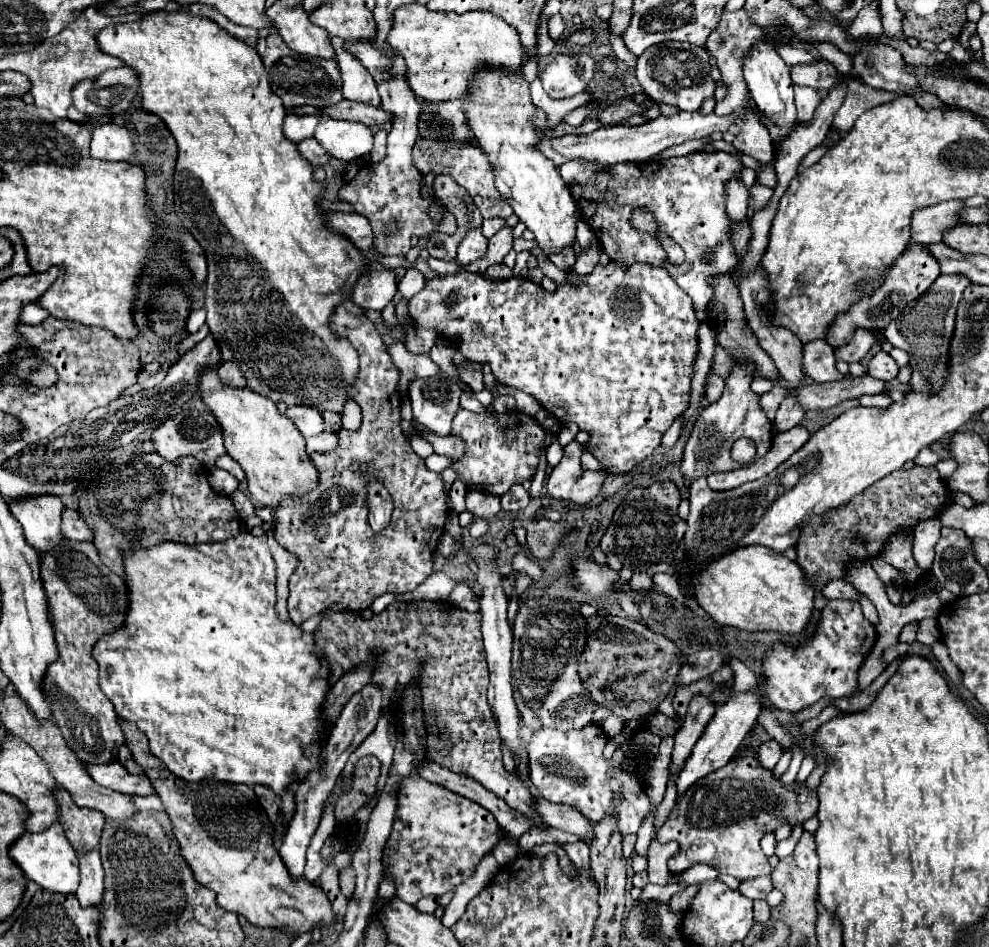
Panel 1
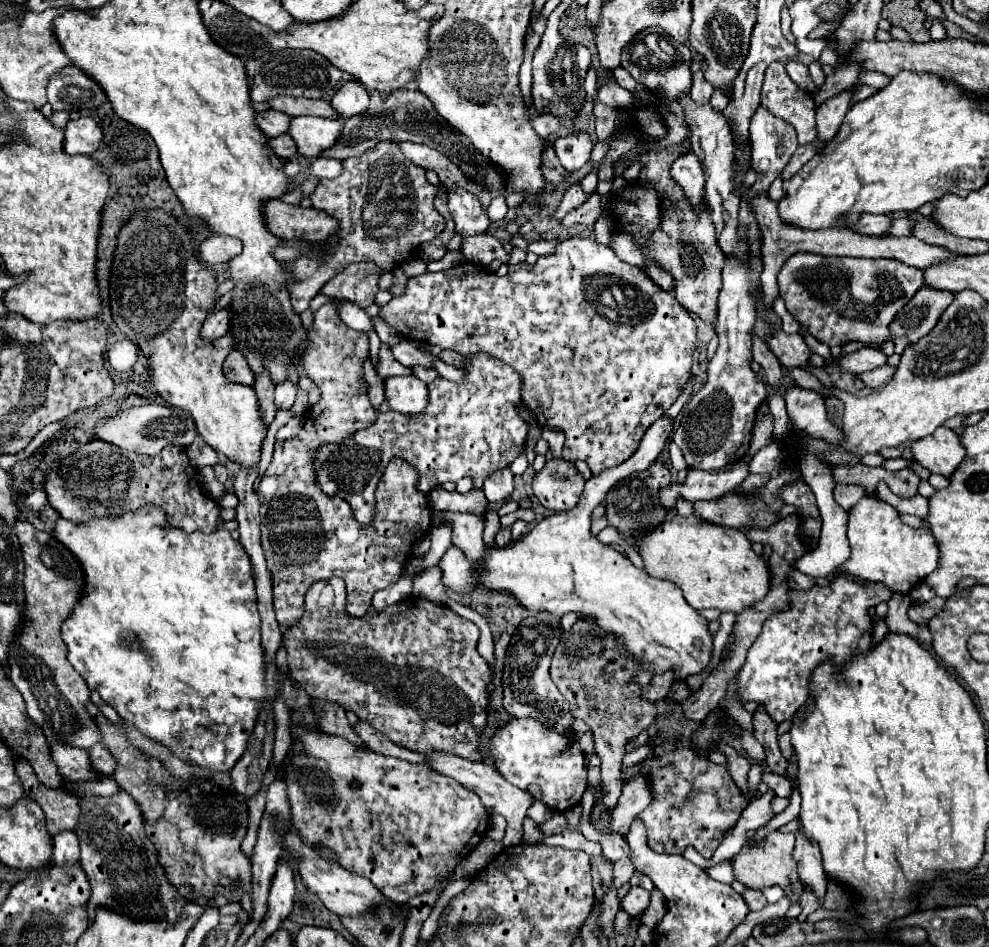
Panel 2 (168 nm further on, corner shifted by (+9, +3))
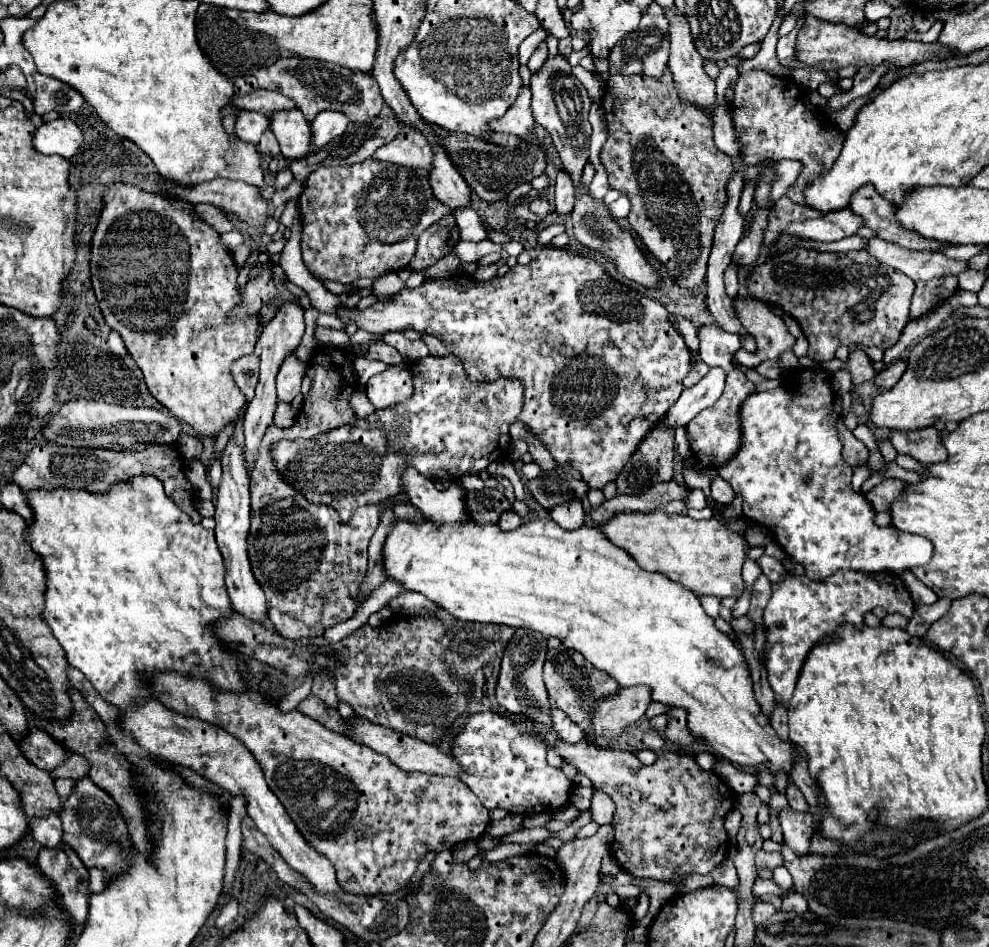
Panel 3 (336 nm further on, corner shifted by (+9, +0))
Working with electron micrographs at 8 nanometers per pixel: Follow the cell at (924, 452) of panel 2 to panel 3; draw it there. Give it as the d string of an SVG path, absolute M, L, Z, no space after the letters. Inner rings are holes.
M926 427L924 431L908 431L908 433L890 433L892 445L898 455L910 455L920 463L944 463L948 459L948 451L944 449L942 437L936 427Z

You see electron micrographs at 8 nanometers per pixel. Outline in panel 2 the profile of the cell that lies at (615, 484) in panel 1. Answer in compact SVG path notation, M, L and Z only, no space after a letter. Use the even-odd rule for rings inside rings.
M668 416L658 418L646 430L646 436L644 436L640 448L624 464L620 464L616 468L608 468L602 474L592 476L586 482L584 494L582 494L576 508L572 508L568 512L546 516L524 538L516 540L514 544L508 544L504 548L490 546L490 548L484 550L482 560L468 560L468 558L464 558L464 552L460 552L460 548L450 546L438 562L438 568L442 570L442 584L446 588L450 588L452 592L458 592L458 594L470 594L476 588L484 588L484 590L490 590L490 592L500 590L500 592L514 596L518 600L518 604L526 610L546 610L546 612L550 612L552 616L558 616L558 618L562 618L568 612L574 612L582 618L592 618L592 622L596 626L600 626L604 632L608 632L616 638L616 650L622 656L636 660L650 674L664 674L664 672L672 670L674 682L686 680L688 676L694 676L694 674L708 670L710 660L712 660L712 648L714 648L712 646L714 638L712 638L712 632L708 628L708 620L702 614L698 614L684 600L680 588L676 588L672 582L656 580L656 578L648 576L646 570L636 568L626 556L622 556L612 546L602 544L590 532L592 510L604 500L608 490L618 480L630 476L632 472L646 470L658 458L658 454L664 450L672 432L674 432L674 420L668 418Z

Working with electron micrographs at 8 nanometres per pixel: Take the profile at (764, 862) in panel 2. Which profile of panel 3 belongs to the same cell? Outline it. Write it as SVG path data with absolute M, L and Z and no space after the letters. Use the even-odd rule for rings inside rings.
M758 851L758 853L756 853L756 869L758 869L758 871L760 871L760 869L772 871L772 869L776 869L776 867L780 867L780 865L784 865L782 853L778 853L778 851L774 851L774 853Z

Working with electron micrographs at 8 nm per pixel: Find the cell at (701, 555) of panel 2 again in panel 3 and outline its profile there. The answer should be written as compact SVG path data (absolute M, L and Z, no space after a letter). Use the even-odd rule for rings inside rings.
M664 511L622 513L604 525L604 535L630 553L642 569L662 573L698 597L714 595L720 599L738 599L746 589L746 583L742 581L746 539L742 533L730 531L716 517L696 521L688 515L664 515Z

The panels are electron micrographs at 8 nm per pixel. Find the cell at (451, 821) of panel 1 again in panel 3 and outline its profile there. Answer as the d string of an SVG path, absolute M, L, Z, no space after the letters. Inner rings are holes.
M172 671L168 675L156 675L156 681L156 691L168 691L168 695L160 699L166 707L224 727L252 751L264 771L270 791L280 799L304 839L332 861L340 885L346 887L348 893L396 893L408 885L418 863L430 851L440 853L462 841L478 841L490 825L488 809L484 809L480 799L476 799L460 779L402 771L386 755L326 729L322 723L296 709L280 713L276 705L264 703L264 697L258 691L214 691L208 683L184 679L184 675L172 675Z

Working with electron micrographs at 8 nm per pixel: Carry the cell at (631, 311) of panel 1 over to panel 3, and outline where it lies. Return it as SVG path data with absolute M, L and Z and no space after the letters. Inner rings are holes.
M546 245L546 247L542 247L540 255L536 259L532 259L528 265L516 265L506 275L492 277L490 281L476 281L474 277L460 273L460 271L456 275L450 275L444 279L426 279L422 285L418 285L414 289L400 291L390 301L376 301L362 313L358 313L356 309L340 307L338 317L344 323L354 319L360 329L366 329L368 333L376 333L376 335L384 335L390 331L404 333L404 331L412 329L422 335L438 337L450 353L460 357L460 361L464 363L466 371L468 371L468 377L474 381L494 381L494 379L506 377L506 375L514 375L516 379L522 379L522 383L526 385L526 391L524 391L524 407L522 407L522 413L518 415L518 421L526 423L530 427L530 431L536 433L548 445L548 449L558 465L572 465L574 469L578 469L590 489L602 489L606 483L616 479L616 475L622 471L622 467L634 455L636 447L646 439L648 431L652 431L652 427L664 417L664 411L668 411L668 407L680 397L682 379L686 377L686 373L690 371L690 365L692 365L690 349L686 347L680 331L672 327L670 315L660 301L656 301L654 297L648 297L648 295L640 295L634 289L618 283L616 279L606 275L602 265L598 265L592 257L586 257L580 251L574 251L570 247L558 249L558 247Z

